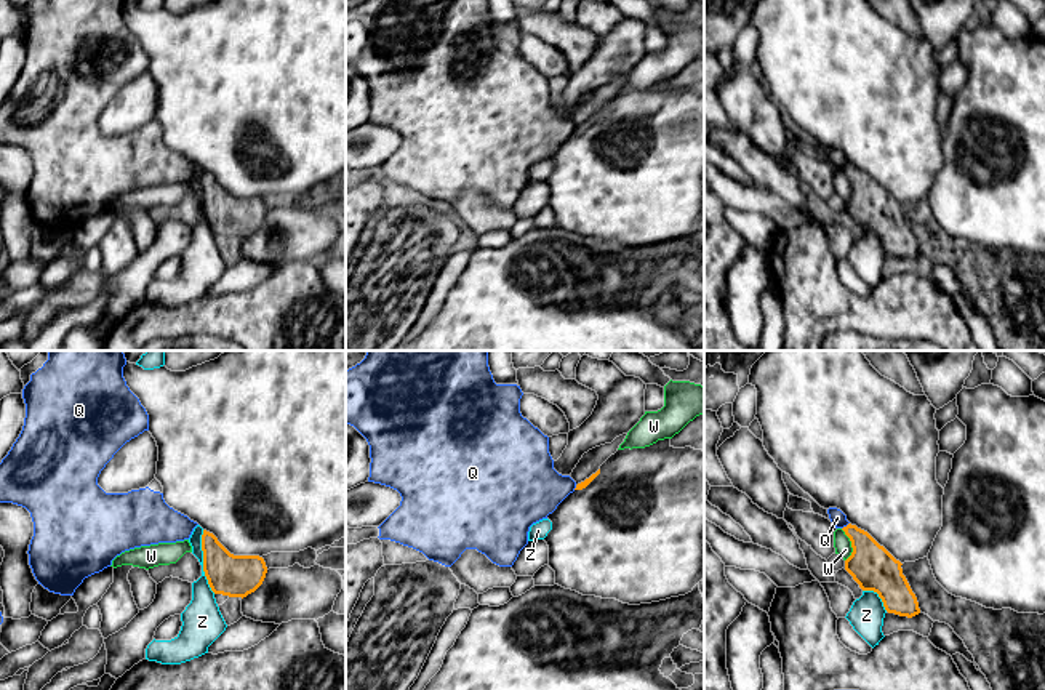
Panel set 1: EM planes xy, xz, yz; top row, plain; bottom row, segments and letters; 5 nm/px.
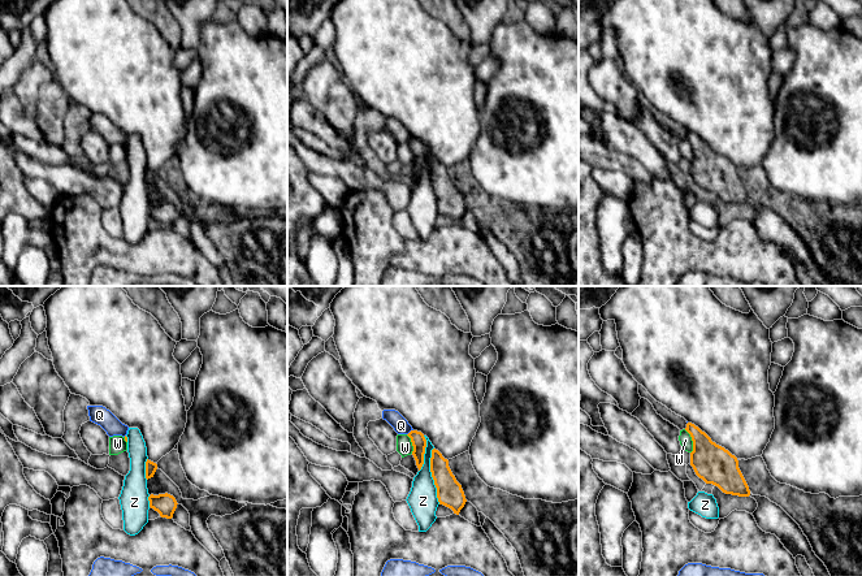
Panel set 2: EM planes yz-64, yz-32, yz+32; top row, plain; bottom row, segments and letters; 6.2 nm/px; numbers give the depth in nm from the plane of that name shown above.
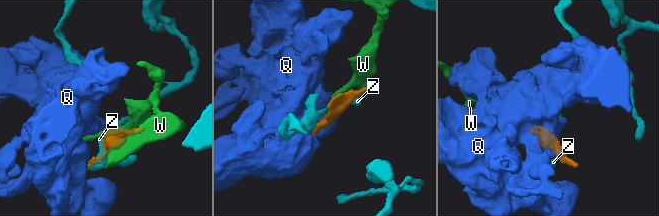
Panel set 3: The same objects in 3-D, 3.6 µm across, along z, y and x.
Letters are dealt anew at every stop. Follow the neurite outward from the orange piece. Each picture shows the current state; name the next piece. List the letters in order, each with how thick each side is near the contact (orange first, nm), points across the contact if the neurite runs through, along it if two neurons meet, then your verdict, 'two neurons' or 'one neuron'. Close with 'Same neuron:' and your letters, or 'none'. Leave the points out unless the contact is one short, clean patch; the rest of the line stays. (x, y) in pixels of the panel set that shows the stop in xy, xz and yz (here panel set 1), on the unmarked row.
Q: calibres 220 and 80 nm; border yz (848, 164), (842, 170); two neurons
W: calibres 220 and 90 nm; two neurons
Z: calibres 220 and 160 nm; border xy (202, 172), (202, 212), (215, 234); two neurons
Same neuron: none

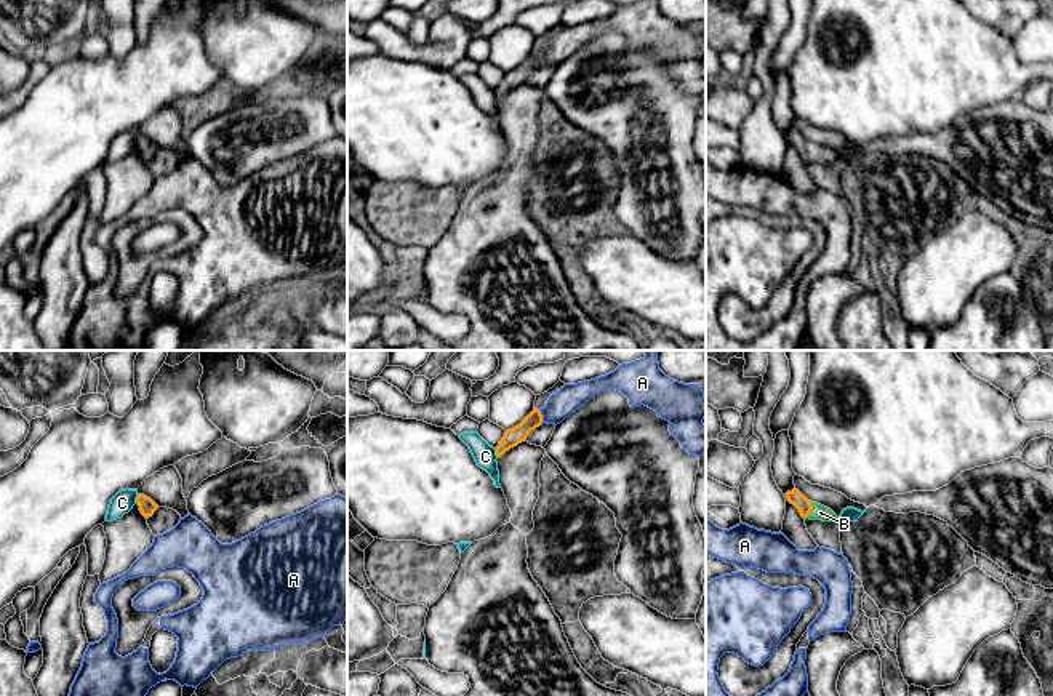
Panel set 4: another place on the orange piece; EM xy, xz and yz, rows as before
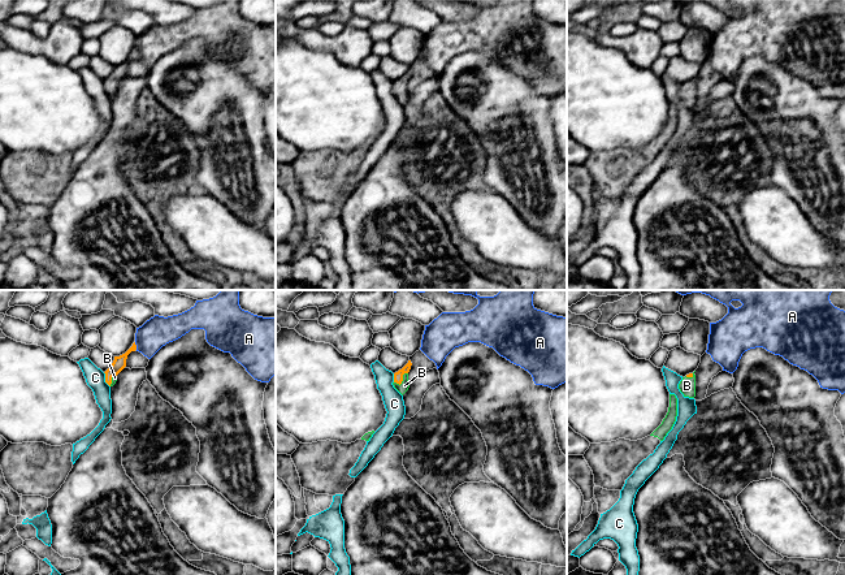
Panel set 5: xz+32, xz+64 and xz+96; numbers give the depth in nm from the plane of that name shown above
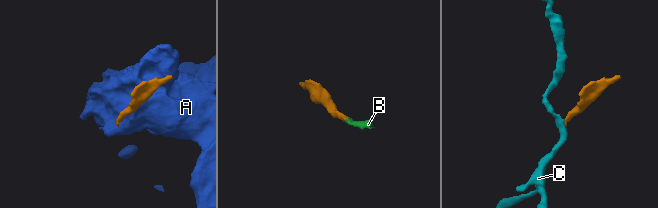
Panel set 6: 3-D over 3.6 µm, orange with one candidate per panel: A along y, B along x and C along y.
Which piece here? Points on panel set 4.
A: calibres 90 and 140 nm; border xz (538, 52), (543, 63); two neurons
B: calibres 70 and 80 nm; way yz (794, 138), (812, 151), (820, 154); one neuron
C: calibres 90 and 110 nm; border xz (493, 90), (498, 98); two neurons
Same neuron: B

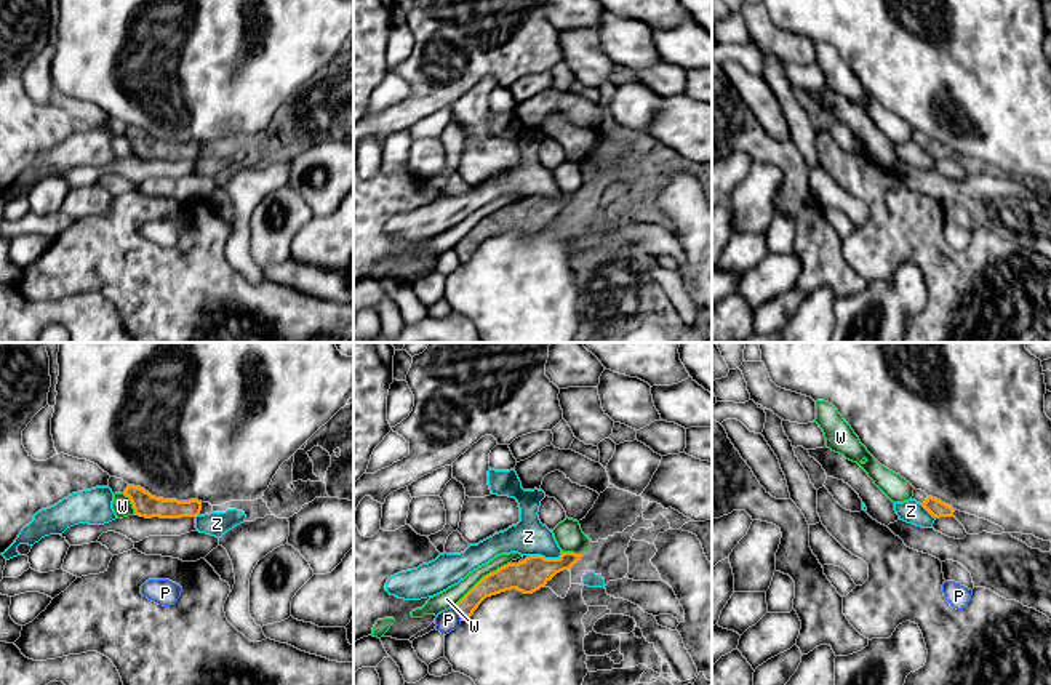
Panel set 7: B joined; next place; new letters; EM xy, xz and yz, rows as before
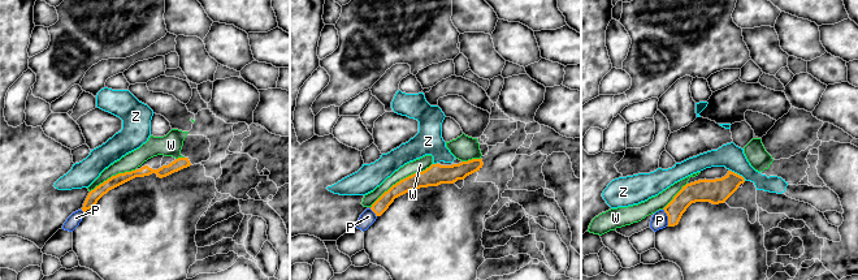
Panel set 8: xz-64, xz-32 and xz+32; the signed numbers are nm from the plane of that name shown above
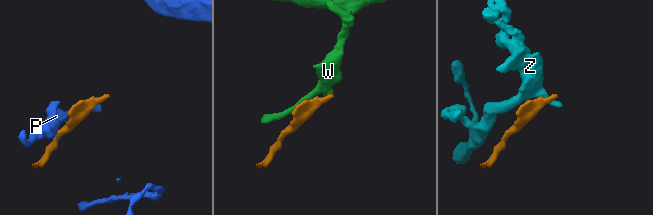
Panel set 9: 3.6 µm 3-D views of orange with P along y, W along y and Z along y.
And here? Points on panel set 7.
P: calibres 110 and 110 nm; border xz (453, 250), (461, 261); two neurons
W: calibres 170 and 90 nm; two neurons
Z: calibres 170 and 180 nm; border xz (562, 194), (557, 199), (528, 196); two neurons
Same neuron: none

